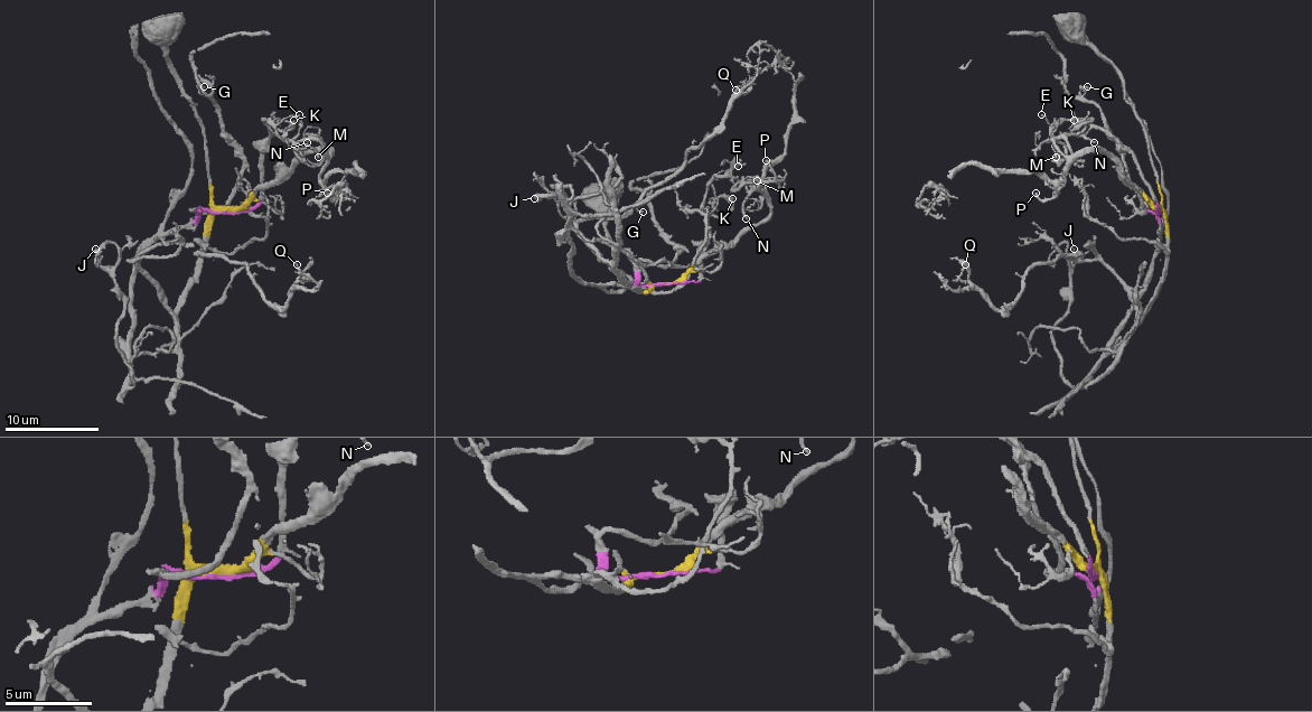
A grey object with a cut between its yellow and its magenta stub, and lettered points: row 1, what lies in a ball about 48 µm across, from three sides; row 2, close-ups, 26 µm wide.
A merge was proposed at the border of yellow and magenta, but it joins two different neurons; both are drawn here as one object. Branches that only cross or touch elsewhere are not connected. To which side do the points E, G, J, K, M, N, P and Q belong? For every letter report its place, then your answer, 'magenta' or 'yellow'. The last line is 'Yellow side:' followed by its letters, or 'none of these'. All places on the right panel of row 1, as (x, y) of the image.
E: at (1041, 114); magenta
G: at (1087, 86); magenta
J: at (1074, 249); magenta
K: at (1074, 120); magenta
M: at (1056, 157); yellow
N: at (1094, 142); yellow
P: at (1036, 193); yellow
Q: at (965, 264); yellow
Yellow side: M, N, P, Q

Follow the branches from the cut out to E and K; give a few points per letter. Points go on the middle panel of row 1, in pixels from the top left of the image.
E: (664, 284), (685, 284), (700, 277), (700, 244), (709, 235), (704, 193), (718, 175), (737, 165)
K: (664, 284), (685, 284), (700, 277), (700, 244), (709, 235), (706, 216), (723, 216), (730, 209), (732, 198)

